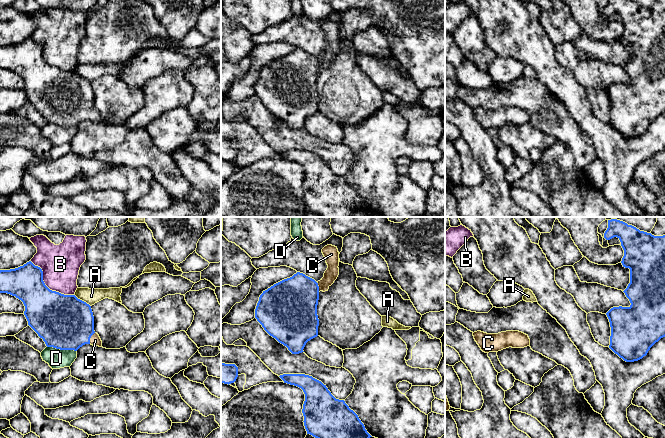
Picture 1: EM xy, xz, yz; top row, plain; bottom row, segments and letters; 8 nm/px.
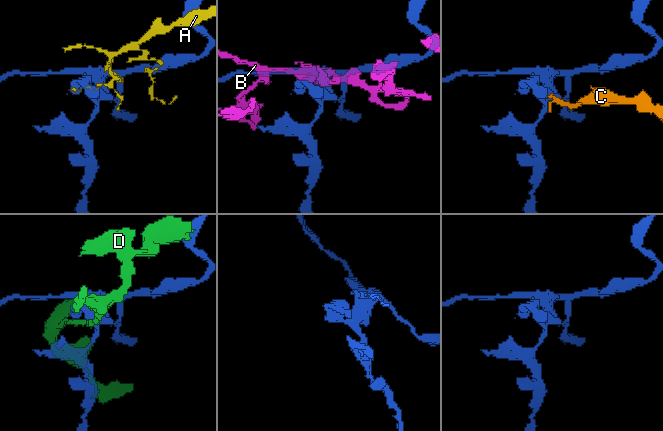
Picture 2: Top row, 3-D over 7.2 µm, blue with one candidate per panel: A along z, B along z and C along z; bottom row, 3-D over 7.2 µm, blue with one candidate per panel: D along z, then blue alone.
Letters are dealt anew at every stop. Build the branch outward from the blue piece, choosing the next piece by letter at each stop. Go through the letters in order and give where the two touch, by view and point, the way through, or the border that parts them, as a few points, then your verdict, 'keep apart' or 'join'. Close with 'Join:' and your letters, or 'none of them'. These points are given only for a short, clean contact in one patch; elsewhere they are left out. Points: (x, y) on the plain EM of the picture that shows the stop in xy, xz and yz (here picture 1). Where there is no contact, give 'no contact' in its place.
A: contact xy (81, 76); keep apart
B: contact xy (46, 62); keep apart
C: contact xy (90, 113); way xy (64, 98), (90, 113), (95, 116); join
D: contact xy (62, 125); keep apart
Join: C

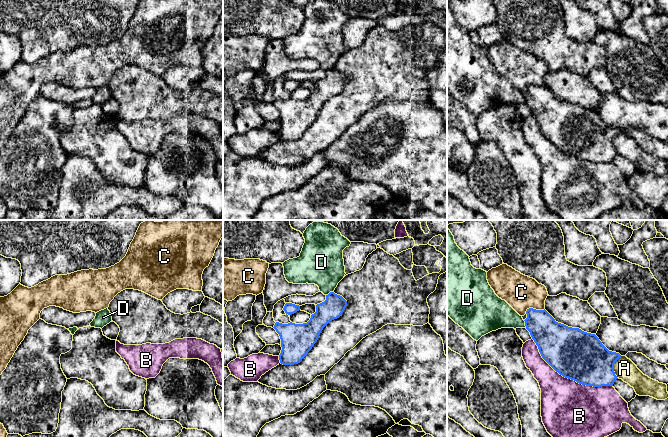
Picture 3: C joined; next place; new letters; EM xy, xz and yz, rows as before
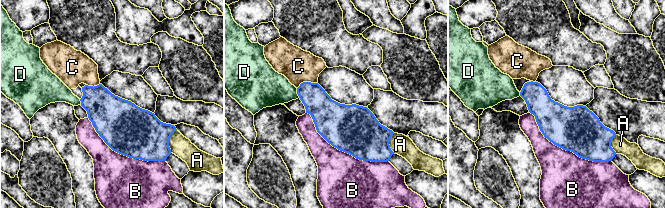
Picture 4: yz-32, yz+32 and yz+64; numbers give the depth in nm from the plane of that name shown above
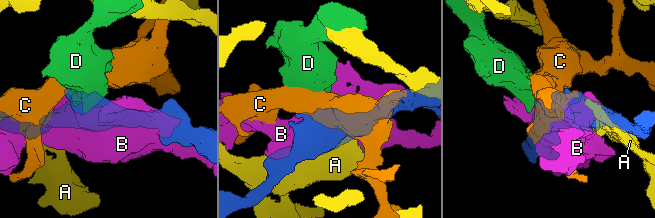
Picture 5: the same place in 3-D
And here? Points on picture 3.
A: contact yz (613, 143); keep apart
B: contact yz (568, 154); keep apart
C: contact yz (534, 85); border yz (544, 84), (529, 84), (525, 89); keep apart
D: contact xz (330, 68); border xz (333, 67), (326, 71); keep apart
Join: none of them

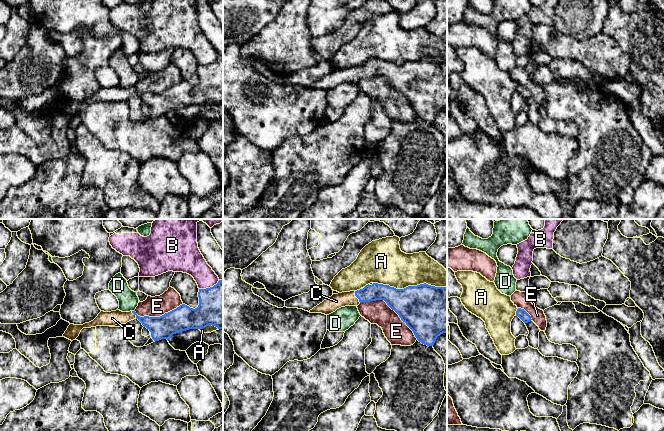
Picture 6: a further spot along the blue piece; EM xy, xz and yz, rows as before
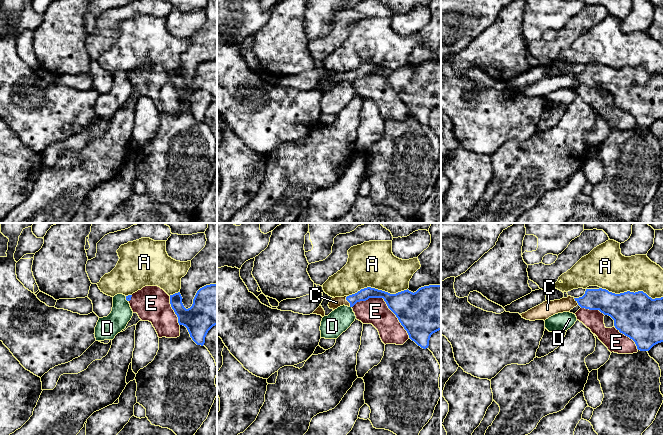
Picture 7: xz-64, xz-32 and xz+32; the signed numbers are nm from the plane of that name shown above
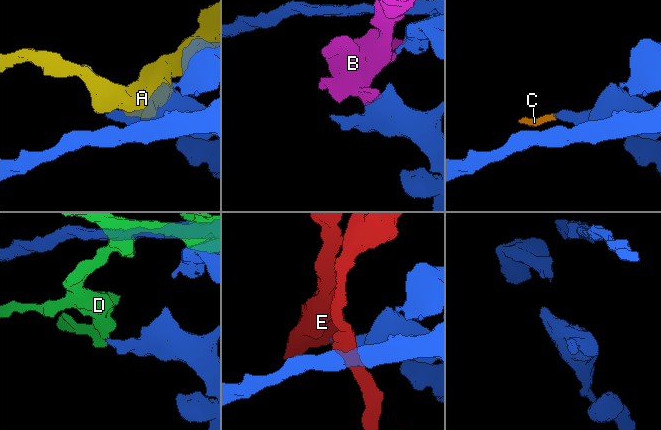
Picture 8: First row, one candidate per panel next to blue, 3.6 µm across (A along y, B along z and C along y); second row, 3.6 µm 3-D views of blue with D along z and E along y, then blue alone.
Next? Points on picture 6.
A: contact xz (410, 62); keep apart
B: contact xy (210, 63); keep apart
C: contact xz (357, 73); way xz (376, 67), (357, 73), (336, 77); join
D: contact xy (134, 86); keep apart
E: contact xz (391, 84); keep apart
Join: C

